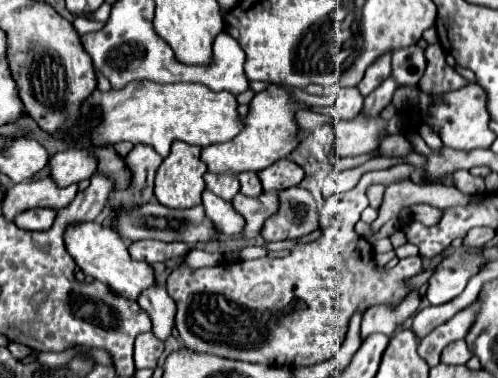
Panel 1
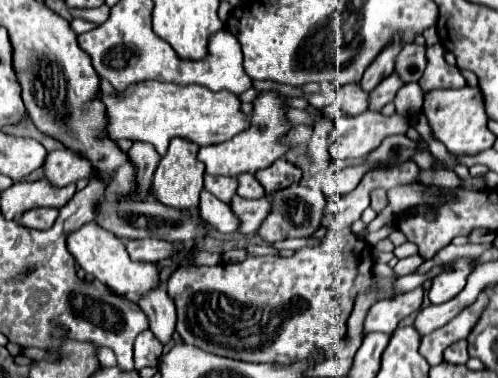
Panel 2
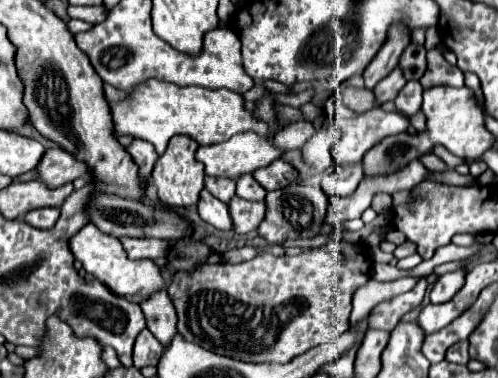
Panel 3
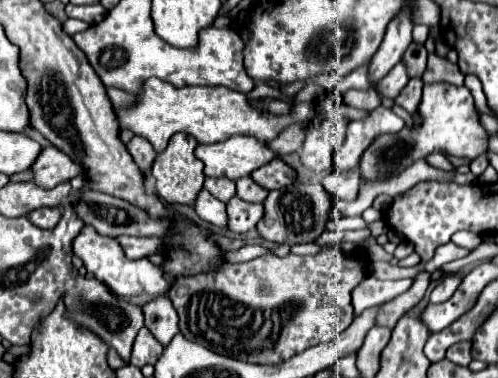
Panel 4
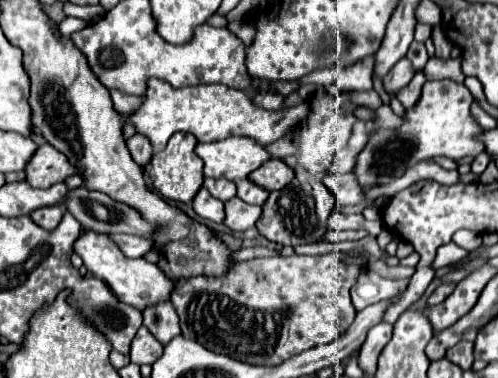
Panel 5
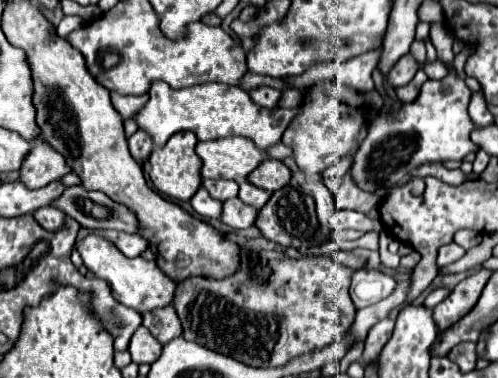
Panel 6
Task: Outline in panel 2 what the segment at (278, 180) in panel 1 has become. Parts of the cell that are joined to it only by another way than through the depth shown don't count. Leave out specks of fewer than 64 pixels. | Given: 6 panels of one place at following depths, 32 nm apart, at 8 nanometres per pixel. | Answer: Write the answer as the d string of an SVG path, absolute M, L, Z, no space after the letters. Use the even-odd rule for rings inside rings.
M280 158L272 166L258 170L254 176L264 186L266 192L274 192L274 190L280 190L280 188L286 188L286 186L298 182L302 178L302 172L294 164Z

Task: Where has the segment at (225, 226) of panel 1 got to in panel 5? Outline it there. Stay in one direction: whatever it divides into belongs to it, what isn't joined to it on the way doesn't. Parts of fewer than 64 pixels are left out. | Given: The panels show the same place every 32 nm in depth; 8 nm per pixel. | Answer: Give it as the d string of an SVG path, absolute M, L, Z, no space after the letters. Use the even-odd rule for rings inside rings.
M200 188L196 198L192 200L192 208L198 216L208 218L212 222L222 222L224 218L224 204L216 198L210 196L210 192L206 192L206 188Z

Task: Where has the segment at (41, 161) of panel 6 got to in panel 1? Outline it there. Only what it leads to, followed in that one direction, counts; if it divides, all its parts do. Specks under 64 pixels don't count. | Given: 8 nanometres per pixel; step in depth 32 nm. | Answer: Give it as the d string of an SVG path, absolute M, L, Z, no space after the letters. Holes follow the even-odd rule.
M68 148L64 152L56 152L54 156L50 156L48 168L50 178L58 186L70 186L72 182L90 178L96 172L96 158L88 156L88 152Z

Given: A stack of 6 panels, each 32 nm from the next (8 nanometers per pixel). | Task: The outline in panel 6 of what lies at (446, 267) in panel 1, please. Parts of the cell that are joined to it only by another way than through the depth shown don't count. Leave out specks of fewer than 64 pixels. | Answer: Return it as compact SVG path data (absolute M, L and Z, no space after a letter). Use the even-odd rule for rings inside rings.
M436 288L436 290L432 290L432 292L426 296L424 306L432 310L432 308L434 308L434 306L438 306L438 304L440 304L444 298L448 298L448 294L450 294L450 292L448 292L446 288Z

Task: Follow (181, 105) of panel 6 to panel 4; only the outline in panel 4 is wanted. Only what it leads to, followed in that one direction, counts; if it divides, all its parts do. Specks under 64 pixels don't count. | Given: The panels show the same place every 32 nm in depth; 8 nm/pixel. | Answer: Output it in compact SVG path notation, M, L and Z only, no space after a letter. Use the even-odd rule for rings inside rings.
M150 78L144 84L138 104L128 110L116 110L120 128L130 128L134 134L144 136L156 152L162 152L176 132L192 134L200 144L222 142L234 134L256 136L260 142L272 142L282 130L296 122L308 122L312 116L312 102L298 102L292 106L290 114L270 114L262 108L250 106L242 92L224 88L224 86L184 86L174 88L168 82Z

